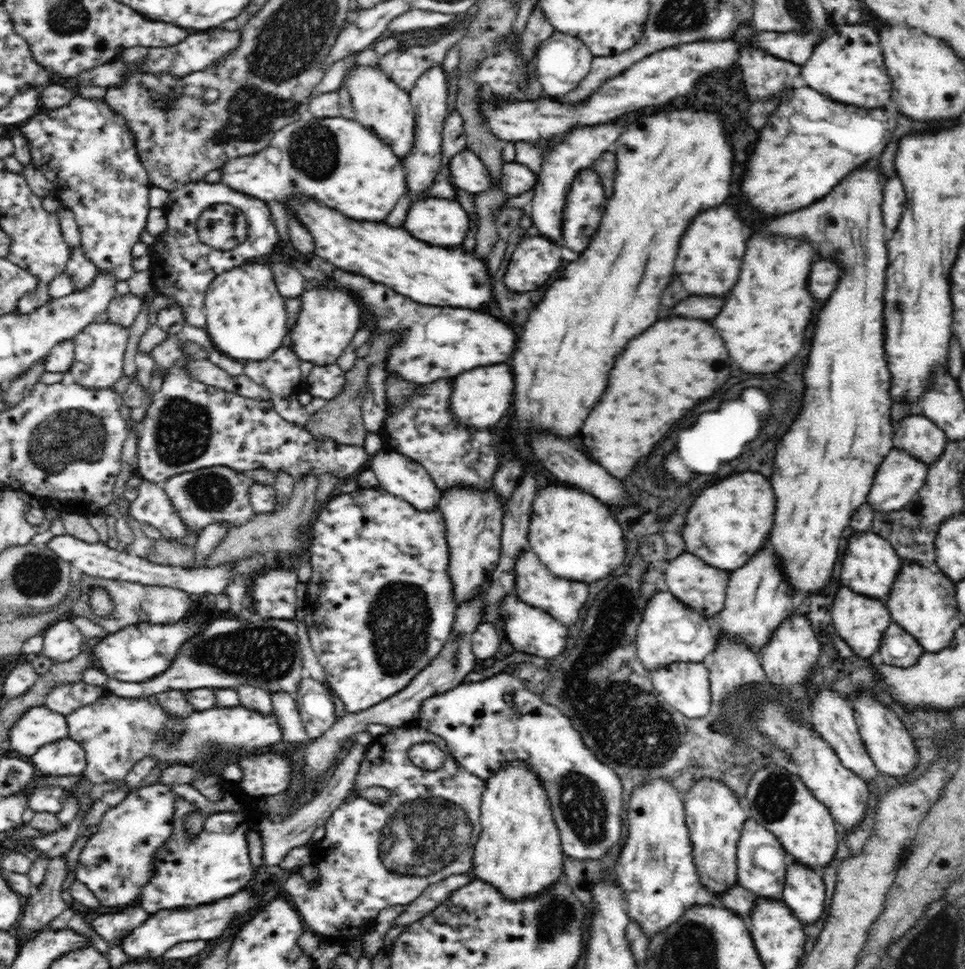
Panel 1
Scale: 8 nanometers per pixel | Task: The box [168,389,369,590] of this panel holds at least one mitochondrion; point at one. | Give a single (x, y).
(212, 491)

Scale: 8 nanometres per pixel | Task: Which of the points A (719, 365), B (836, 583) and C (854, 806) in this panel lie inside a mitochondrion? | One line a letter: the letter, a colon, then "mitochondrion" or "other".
A: other
B: other
C: other

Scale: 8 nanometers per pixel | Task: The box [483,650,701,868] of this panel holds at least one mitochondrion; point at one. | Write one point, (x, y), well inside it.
(630, 729)

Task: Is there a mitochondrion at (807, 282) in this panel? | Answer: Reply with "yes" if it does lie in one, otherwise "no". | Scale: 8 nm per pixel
no

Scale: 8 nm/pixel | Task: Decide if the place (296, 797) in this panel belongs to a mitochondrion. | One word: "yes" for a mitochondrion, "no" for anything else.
no

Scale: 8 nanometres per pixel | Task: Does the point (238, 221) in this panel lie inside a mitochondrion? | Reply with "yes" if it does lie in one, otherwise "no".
yes

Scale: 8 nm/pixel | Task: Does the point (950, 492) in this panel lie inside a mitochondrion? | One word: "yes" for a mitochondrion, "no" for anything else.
yes

